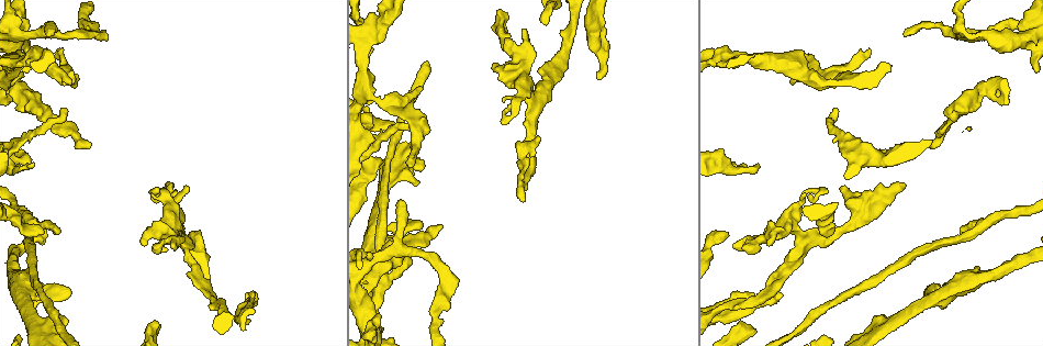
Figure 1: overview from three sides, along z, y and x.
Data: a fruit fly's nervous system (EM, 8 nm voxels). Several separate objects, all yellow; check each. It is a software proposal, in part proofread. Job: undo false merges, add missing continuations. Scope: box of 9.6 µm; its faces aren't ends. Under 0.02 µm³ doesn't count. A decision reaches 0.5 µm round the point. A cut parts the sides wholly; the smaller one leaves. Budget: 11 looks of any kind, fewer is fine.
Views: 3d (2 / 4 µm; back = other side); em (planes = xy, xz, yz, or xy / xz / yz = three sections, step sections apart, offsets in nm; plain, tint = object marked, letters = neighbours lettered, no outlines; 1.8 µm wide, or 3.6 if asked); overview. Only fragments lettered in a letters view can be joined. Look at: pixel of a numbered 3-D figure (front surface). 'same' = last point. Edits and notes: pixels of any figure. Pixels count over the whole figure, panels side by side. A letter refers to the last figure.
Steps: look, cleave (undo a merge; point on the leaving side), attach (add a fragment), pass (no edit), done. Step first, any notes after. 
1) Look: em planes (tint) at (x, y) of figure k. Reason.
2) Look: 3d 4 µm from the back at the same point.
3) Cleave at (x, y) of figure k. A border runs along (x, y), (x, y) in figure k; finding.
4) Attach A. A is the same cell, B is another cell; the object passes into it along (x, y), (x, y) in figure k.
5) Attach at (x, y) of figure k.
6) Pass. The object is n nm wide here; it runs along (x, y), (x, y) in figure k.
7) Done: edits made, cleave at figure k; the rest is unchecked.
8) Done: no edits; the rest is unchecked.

Look: em yz step 16 (letters) at (802, 235) of figure 1. Four or more arms meet.

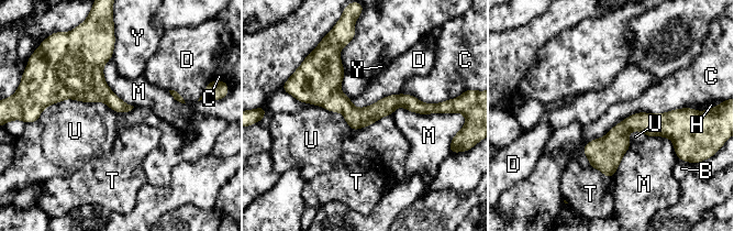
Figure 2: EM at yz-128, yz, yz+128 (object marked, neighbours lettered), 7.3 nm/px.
Pass. B, C, D, H, M, T, U and Y are other cells; it runs along (302, 97), (331, 97), (352, 113), (430, 106) in figure 2; all the same neuron.

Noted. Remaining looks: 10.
Look: 3d 2 µm from the back at (758, 164) of figure 1. An open end.

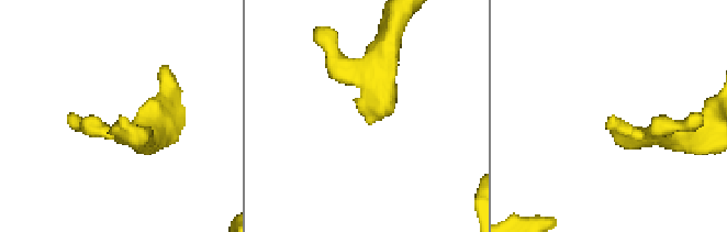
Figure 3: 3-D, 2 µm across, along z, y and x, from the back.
Look: em planes (letters) at (612, 116) of figure 3.

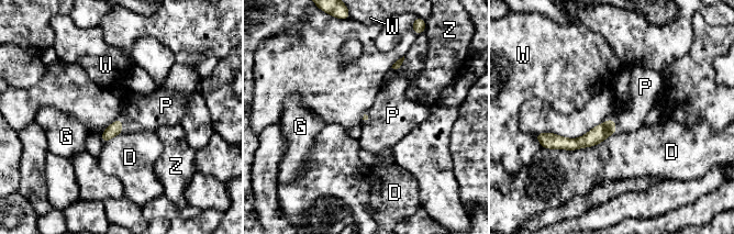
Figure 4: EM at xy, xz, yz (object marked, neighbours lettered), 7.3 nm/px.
Attach at (629, 118) of figure 4. The longest contact is with D, 550 nm; P is the same cell, D, G, W and Z are other cells; it goes on there.

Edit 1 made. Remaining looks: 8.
Look: overview. See it whole again.

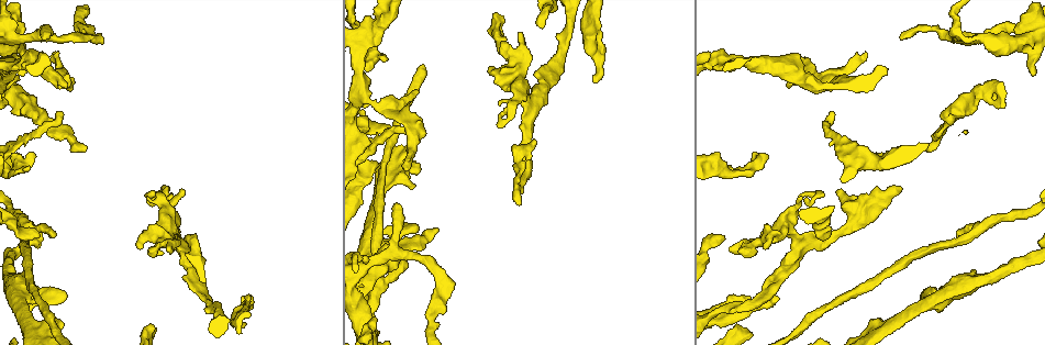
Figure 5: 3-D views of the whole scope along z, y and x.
Look: 3d 2 µm at (401, 175) of figure 5. Abrupt turn.

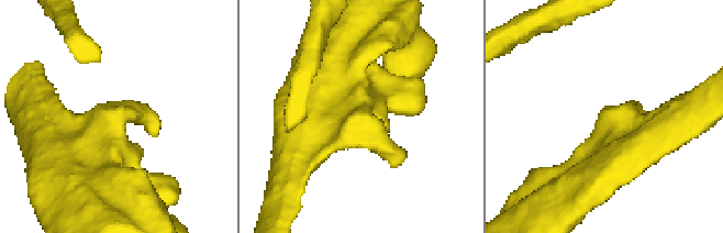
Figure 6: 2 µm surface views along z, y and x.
Look: em planes (letters) at (361, 114) of figure 6.

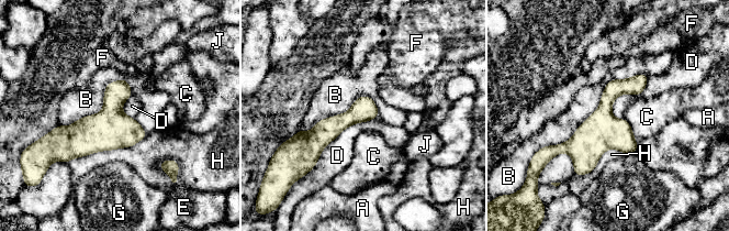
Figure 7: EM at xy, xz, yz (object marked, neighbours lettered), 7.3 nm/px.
Pass. A, B, C, D, E, F, G, H and J are other cells; a border runs along (379, 114), (345, 128), (310, 171) in figure 7; one neuron here.

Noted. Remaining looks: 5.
Look: em planes (tint) at (589, 37) of figure 5.

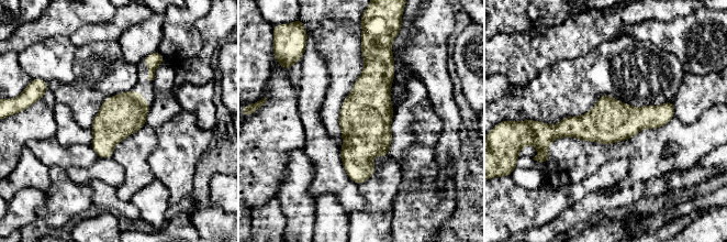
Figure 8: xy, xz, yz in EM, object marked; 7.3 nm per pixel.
Look: em planes (letters) at the same point.

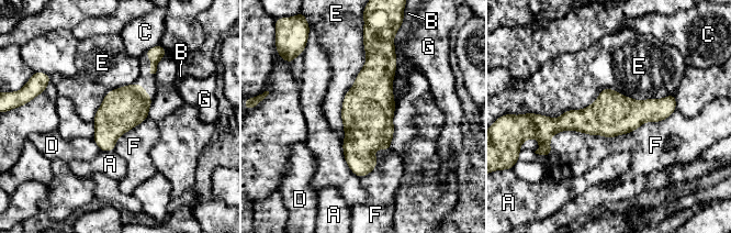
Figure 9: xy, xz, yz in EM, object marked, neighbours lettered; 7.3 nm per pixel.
Pass. A, B, C, D, E, F and G are other cells; it runs along (673, 99), (660, 110), (543, 120) in figure 9; all the same neuron.

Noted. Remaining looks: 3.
Done: edits made, attach at figure 4; the rest is unchecked.

